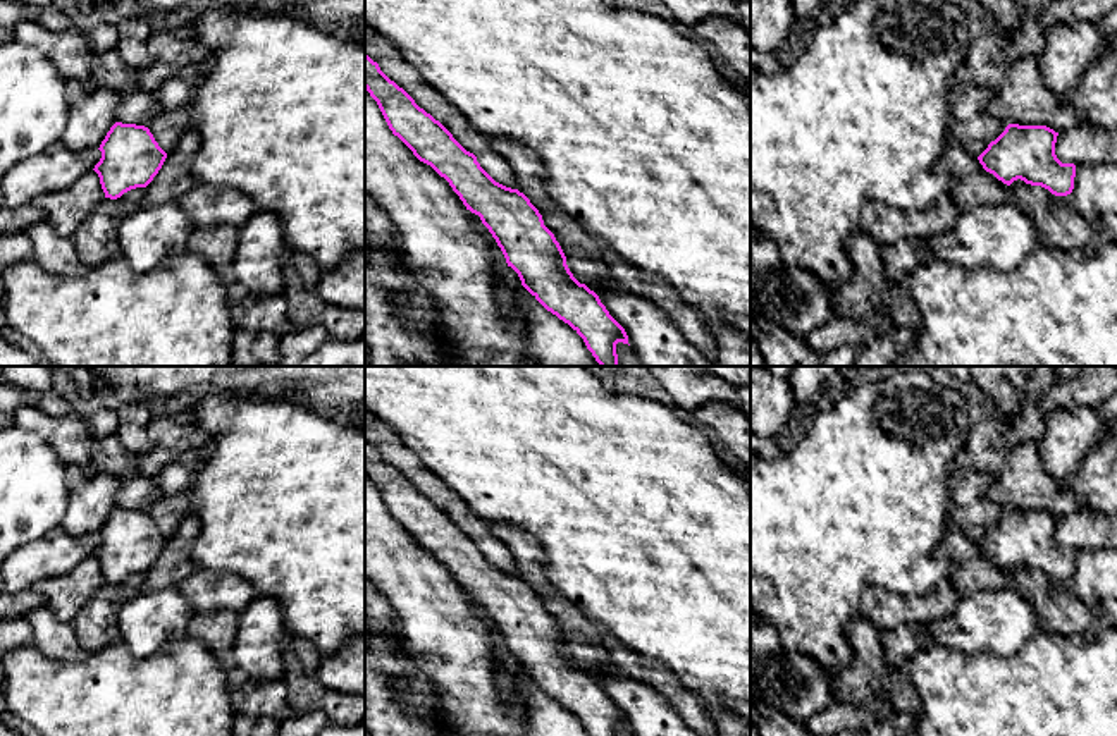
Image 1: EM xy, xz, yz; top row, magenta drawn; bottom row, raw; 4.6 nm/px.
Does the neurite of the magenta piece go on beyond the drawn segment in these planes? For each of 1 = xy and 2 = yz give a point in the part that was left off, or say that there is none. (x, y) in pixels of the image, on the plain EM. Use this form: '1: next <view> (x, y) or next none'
1: next none
2: next none

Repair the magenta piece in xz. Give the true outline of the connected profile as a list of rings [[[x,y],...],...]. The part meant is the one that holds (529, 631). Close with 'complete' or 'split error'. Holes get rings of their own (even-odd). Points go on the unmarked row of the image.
[[[367,439],[365,475],[377,487],[392,519],[449,567],[466,595],[480,602],[508,652],[547,696],[568,708],[589,736],[616,736],[618,727],[628,729],[625,714],[599,681],[573,662],[559,628],[530,585],[518,574],[496,567],[477,542]]]; complete

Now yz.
[[[1009,509],[978,545],[1007,571],[1021,564],[1055,581],[1067,581],[1074,574],[1076,550],[1057,543],[1057,521],[1058,518],[1046,511]]]; complete

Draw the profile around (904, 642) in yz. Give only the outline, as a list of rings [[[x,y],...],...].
[[[919,623],[900,624],[881,635],[881,647],[885,650],[886,667],[900,667],[904,660],[912,659],[921,650],[926,650],[926,631]]]

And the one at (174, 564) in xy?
[[[189,514],[179,526],[177,533],[167,540],[162,554],[145,573],[143,592],[177,586],[193,574],[191,547],[198,537],[198,518]]]

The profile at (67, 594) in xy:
[[[89,555],[65,574],[38,581],[31,588],[46,598],[50,612],[59,621],[72,623],[103,585],[100,562]]]

